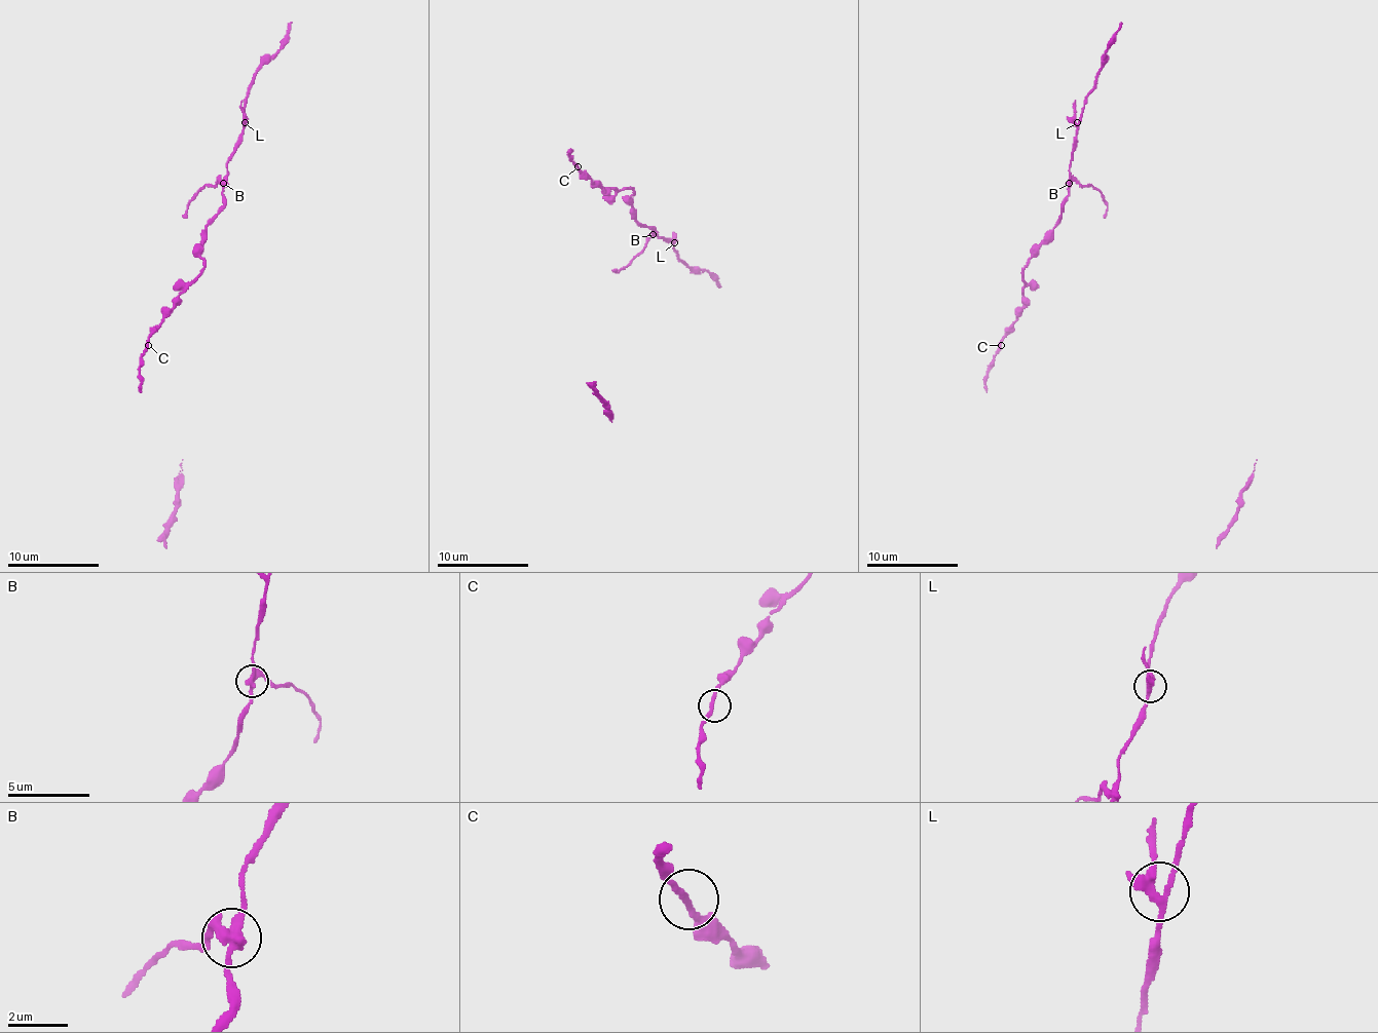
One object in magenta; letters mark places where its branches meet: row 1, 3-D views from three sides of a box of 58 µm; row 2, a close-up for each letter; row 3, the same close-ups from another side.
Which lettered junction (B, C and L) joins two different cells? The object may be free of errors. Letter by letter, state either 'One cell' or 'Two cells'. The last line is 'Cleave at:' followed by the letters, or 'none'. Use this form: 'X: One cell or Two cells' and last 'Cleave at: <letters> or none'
B: Two cells
C: One cell
L: One cell
Cleave at: B

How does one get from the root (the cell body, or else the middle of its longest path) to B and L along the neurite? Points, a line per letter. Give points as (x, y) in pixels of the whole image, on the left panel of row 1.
B: (146, 345), (153, 330), (203, 267), (201, 233), (222, 205), (224, 182)
L: (146, 345), (153, 330), (203, 267), (201, 233), (224, 203), (226, 161), (245, 122)

